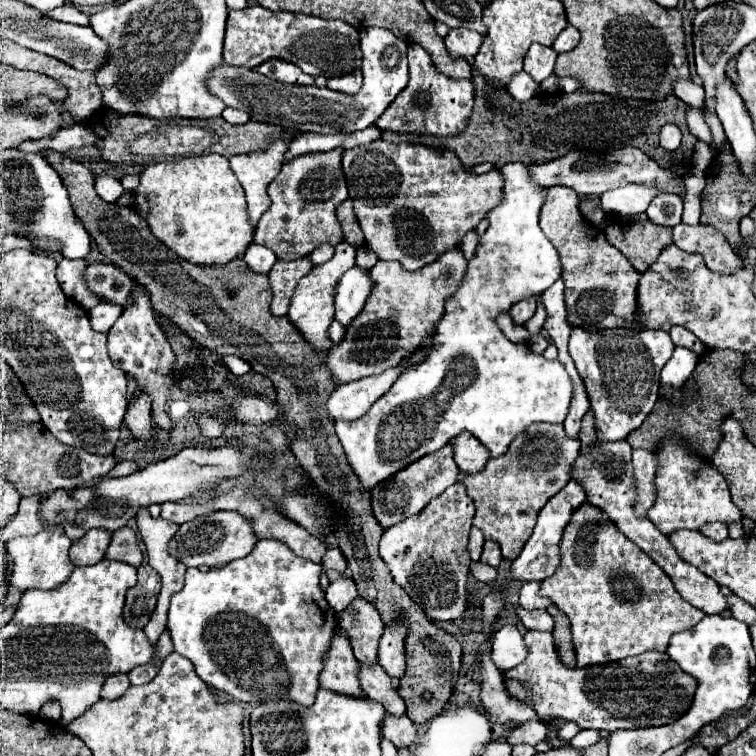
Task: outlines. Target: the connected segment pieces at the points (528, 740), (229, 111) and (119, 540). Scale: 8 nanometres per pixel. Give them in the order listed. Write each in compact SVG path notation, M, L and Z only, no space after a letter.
M529 720L525 724L519 724L507 738L509 744L539 744L541 740L545 740L549 732L549 726L543 724L541 720Z
M225 108L225 110L223 110L223 118L225 118L227 122L231 122L231 124L245 124L245 122L249 122L249 116L247 116L245 112L233 110L233 108Z
M121 528L113 534L111 538L111 544L105 552L105 558L107 560L119 560L119 562L129 562L133 566L139 566L143 556L141 556L141 550L139 550L139 544L137 544L137 538L135 538L135 532L131 528Z

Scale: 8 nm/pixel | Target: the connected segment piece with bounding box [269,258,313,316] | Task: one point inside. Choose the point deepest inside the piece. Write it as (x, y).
(284, 276)

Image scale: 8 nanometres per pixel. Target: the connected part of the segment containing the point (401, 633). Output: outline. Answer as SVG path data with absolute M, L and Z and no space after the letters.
M393 624L387 628L379 642L379 664L391 676L401 680L405 674L405 624Z

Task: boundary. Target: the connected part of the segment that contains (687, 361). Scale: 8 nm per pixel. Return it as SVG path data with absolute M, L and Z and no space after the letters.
M676 347L660 374L661 386L681 387L692 375L699 356L685 347Z

